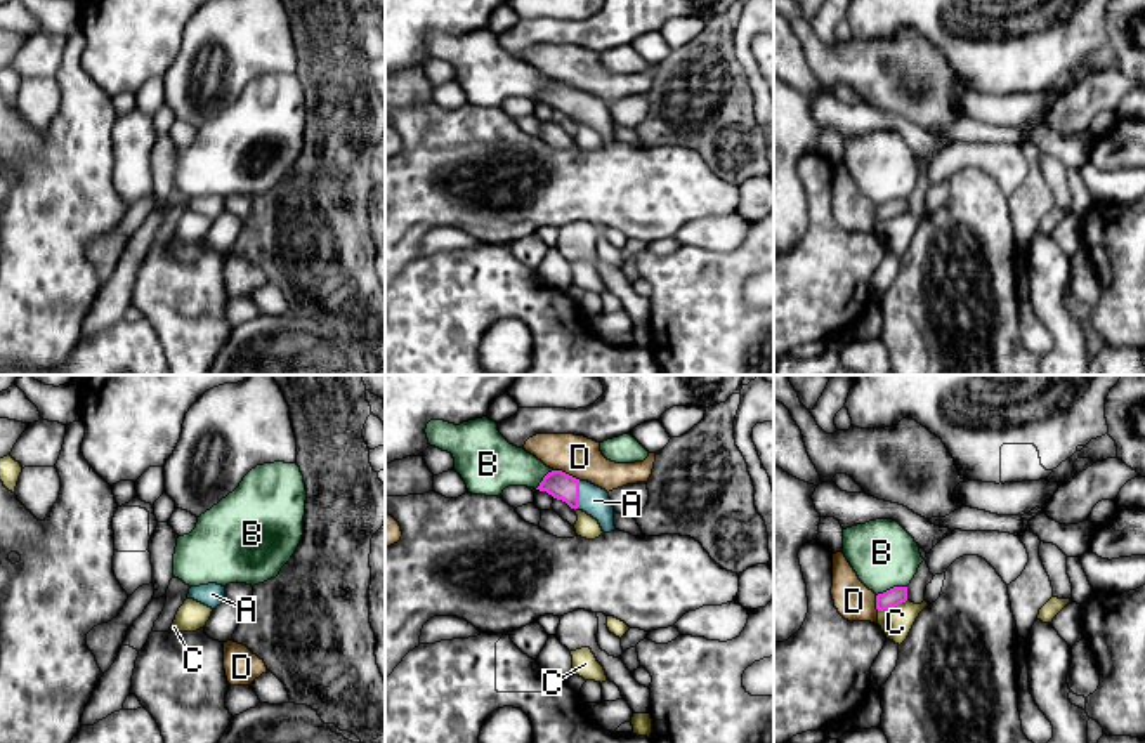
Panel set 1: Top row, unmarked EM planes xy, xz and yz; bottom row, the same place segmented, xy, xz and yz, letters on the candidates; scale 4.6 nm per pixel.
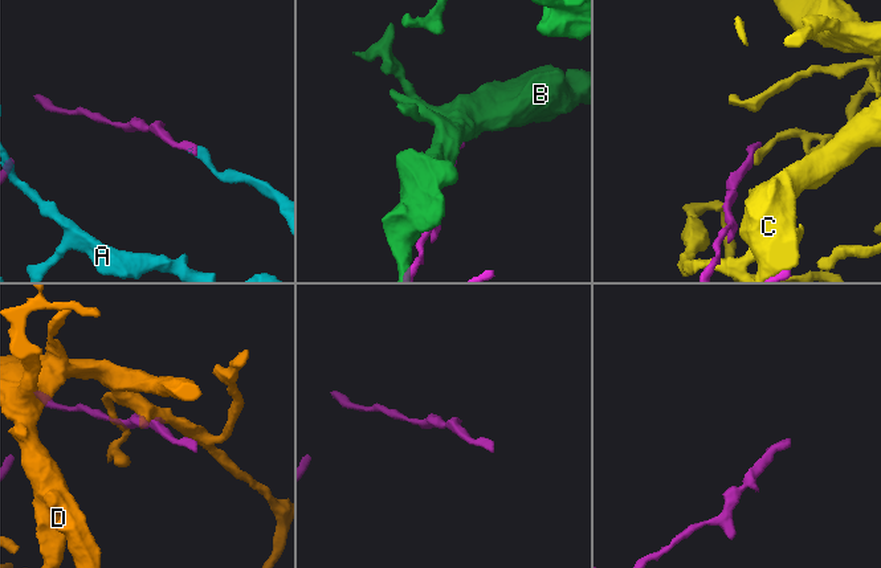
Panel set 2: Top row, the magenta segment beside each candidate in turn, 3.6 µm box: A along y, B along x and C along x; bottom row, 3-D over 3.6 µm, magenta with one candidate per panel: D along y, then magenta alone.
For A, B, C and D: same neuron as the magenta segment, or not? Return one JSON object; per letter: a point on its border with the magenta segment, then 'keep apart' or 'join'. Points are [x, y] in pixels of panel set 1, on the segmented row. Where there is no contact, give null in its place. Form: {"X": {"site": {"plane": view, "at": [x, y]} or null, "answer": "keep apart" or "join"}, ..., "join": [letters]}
{"A": {"site": {"plane": "xz", "at": [578, 495]}, "answer": "keep apart"}, "B": {"site": {"plane": "yz", "at": [890, 589]}, "answer": "keep apart"}, "C": {"site": {"plane": "yz", "at": [892, 606]}, "answer": "keep apart"}, "D": {"site": {"plane": "xz", "at": [568, 474]}, "answer": "keep apart"}, "join": []}

